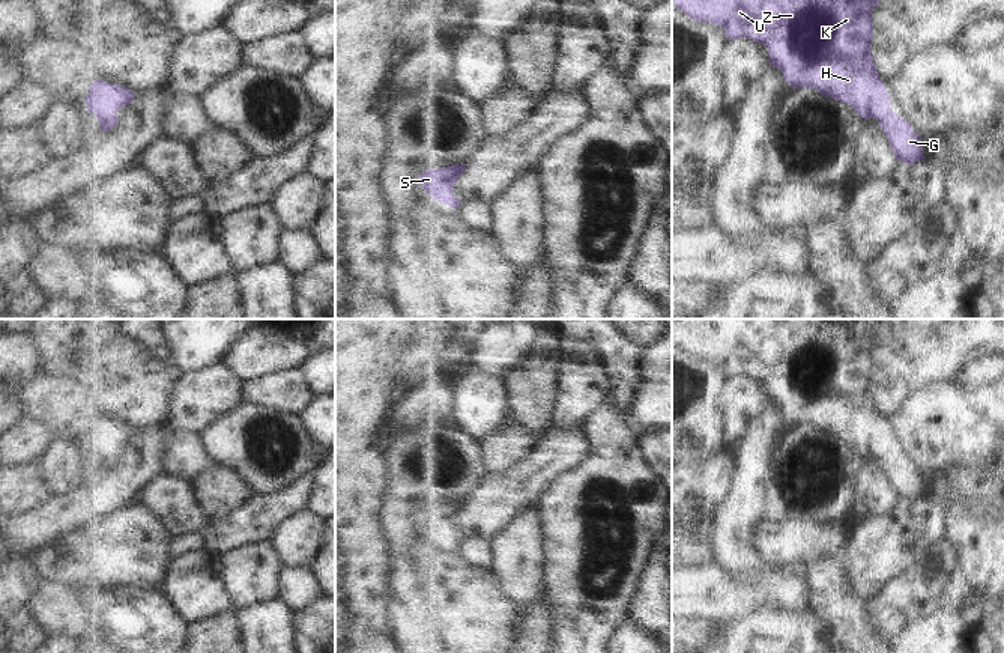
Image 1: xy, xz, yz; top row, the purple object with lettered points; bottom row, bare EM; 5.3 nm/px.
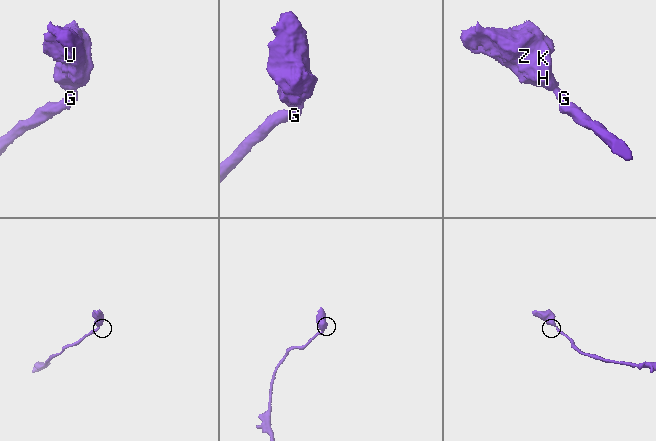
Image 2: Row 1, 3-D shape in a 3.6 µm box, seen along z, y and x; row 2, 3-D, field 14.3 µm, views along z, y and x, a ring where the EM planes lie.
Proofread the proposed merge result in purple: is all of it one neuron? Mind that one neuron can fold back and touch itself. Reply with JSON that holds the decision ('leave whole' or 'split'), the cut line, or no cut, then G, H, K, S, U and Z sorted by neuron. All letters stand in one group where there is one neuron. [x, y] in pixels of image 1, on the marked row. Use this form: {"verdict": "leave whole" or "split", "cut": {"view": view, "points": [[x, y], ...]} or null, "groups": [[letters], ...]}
{"verdict": "leave whole", "cut": null, "groups": [["G", "H", "K", "S", "U", "Z"]]}

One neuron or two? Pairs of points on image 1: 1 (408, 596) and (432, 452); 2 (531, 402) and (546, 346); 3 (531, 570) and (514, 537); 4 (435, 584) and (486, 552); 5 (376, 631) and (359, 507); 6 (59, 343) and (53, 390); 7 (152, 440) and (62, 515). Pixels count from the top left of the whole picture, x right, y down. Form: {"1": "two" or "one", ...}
{"1": "one", "2": "one", "3": "one", "4": "two", "5": "one", "6": "two", "7": "one"}

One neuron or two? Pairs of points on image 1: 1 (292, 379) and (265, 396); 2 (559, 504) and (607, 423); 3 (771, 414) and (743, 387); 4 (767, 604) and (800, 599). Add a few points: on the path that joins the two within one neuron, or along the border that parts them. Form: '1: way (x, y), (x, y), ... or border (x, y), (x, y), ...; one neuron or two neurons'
1: way (286, 385), (280, 391), (271, 391); one neuron
2: way (579, 485), (607, 456), (607, 443); one neuron
3: border (771, 403), (743, 434); two neurons
4: way (774, 599), (792, 599); one neuron

